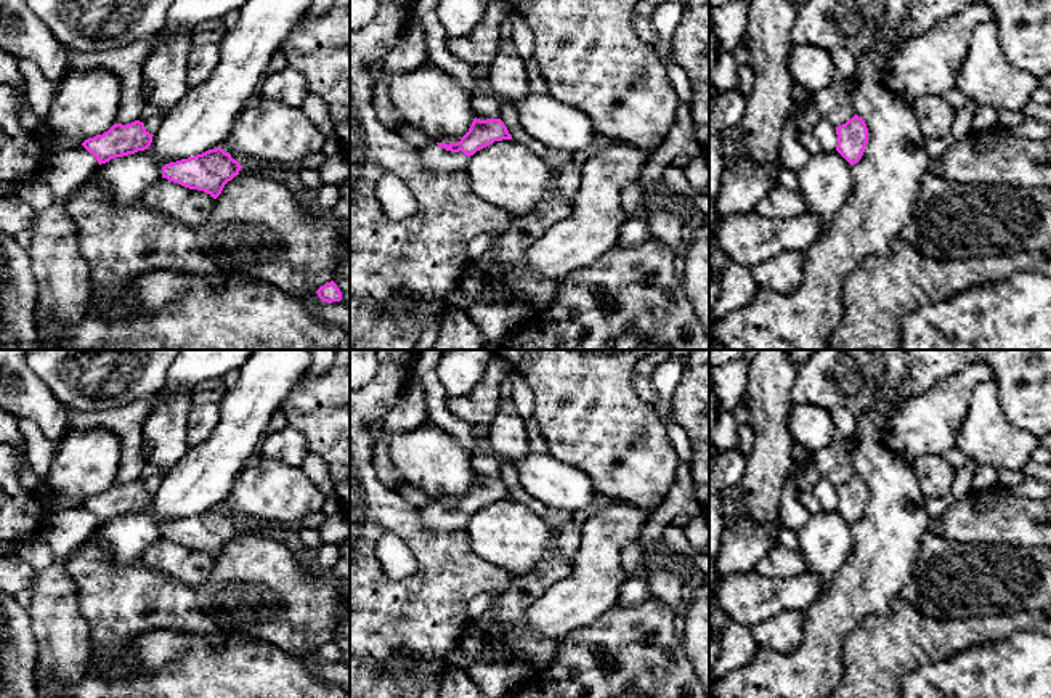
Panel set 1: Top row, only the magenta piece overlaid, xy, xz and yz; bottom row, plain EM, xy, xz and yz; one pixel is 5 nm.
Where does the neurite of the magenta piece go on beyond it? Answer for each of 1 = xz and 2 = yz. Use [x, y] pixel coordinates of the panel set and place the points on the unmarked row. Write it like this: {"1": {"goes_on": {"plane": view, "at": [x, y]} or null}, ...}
{"1": {"goes_on": {"plane": "xz", "at": [435, 519]}}, "2": {"goes_on": null}}

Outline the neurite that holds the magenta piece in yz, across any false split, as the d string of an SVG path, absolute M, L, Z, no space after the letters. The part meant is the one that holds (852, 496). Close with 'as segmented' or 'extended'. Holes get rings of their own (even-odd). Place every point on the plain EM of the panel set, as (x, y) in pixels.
M857 473L846 483L836 486L838 505L836 510L850 523L857 523L868 502L868 488L862 477Z; as segmented

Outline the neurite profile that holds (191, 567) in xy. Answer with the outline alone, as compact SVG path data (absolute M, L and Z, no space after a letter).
M167 538L149 546L140 560L146 566L181 581L193 590L210 578L215 565L210 554L185 547Z

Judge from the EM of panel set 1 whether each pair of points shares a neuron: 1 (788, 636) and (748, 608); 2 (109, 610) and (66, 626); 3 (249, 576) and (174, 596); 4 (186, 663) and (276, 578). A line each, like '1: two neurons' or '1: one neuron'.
1: two neurons
2: two neurons
3: two neurons
4: two neurons

